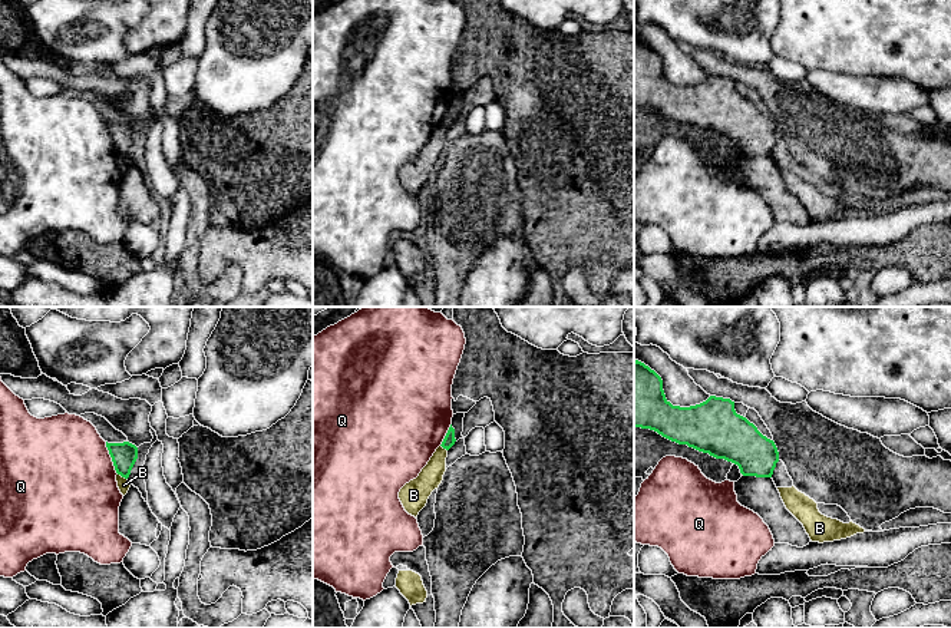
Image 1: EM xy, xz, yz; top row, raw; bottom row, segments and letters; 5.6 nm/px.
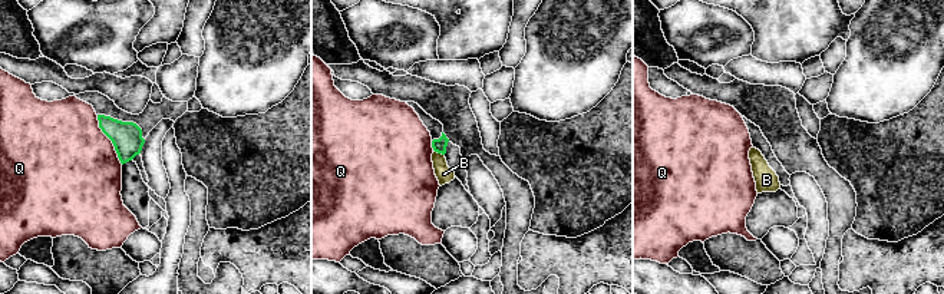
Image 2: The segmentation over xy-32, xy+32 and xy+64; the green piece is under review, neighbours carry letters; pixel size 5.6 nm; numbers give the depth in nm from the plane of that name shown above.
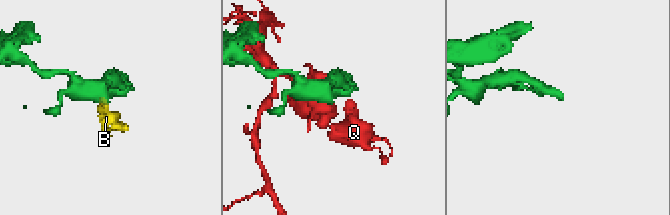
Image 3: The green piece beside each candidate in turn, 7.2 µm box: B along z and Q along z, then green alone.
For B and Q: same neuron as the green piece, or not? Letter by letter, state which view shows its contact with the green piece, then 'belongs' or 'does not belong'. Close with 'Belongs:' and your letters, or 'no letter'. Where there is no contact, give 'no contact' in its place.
B: xy | does not belong
Q: xy | does not belong
Belongs: no letter

